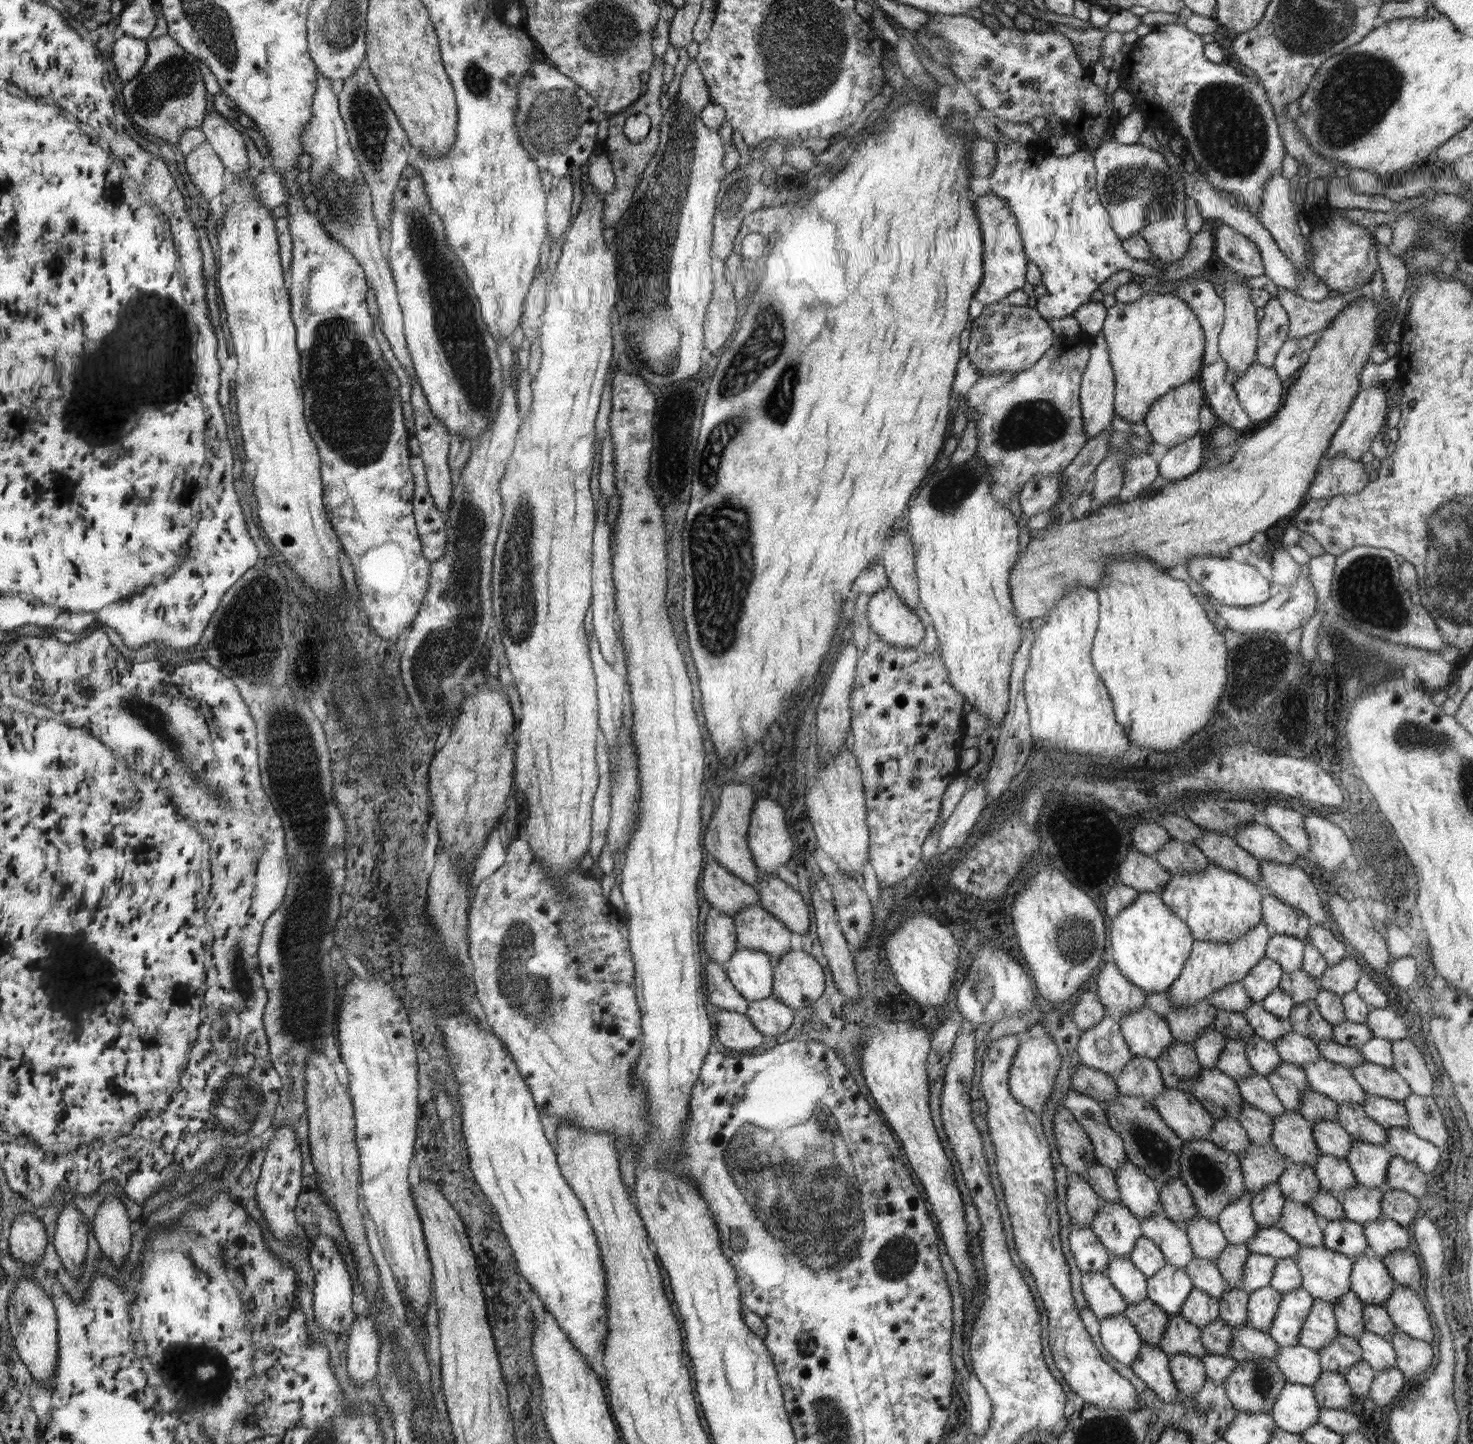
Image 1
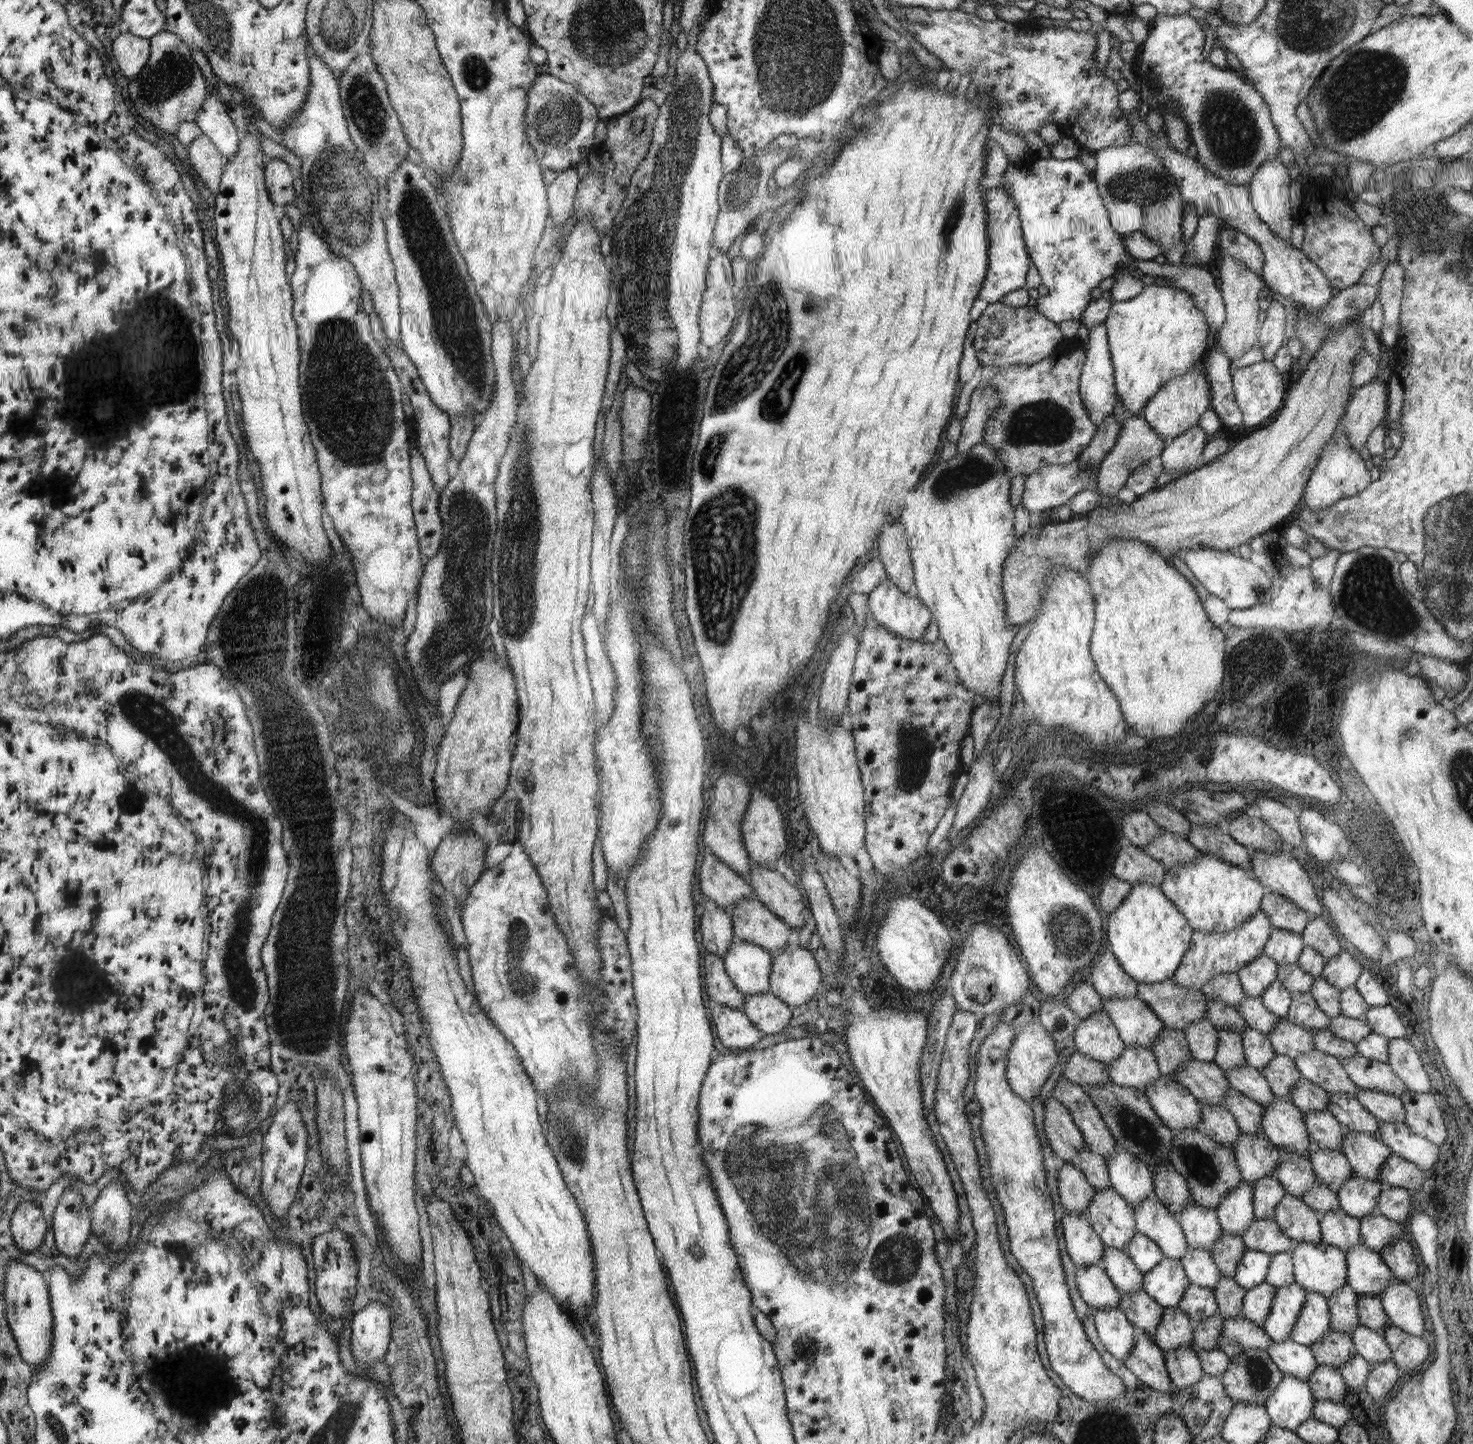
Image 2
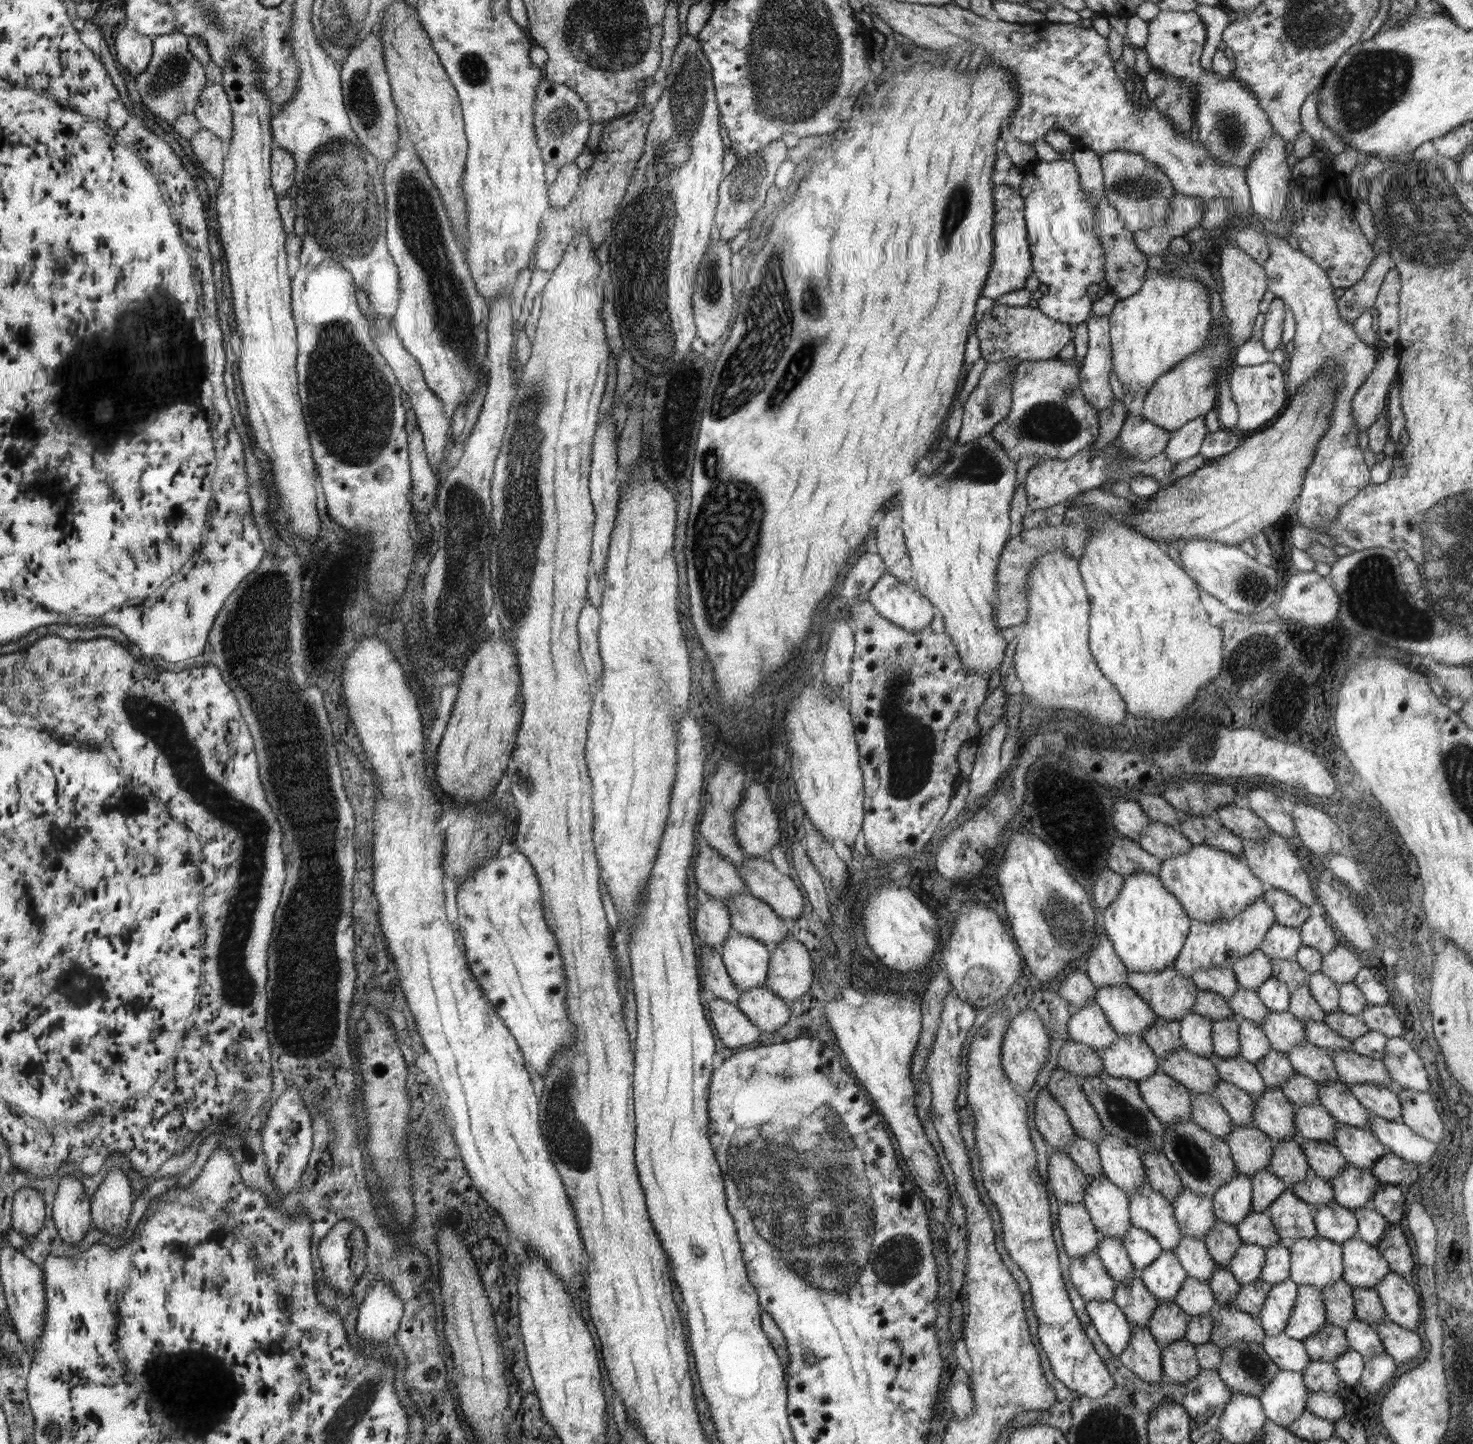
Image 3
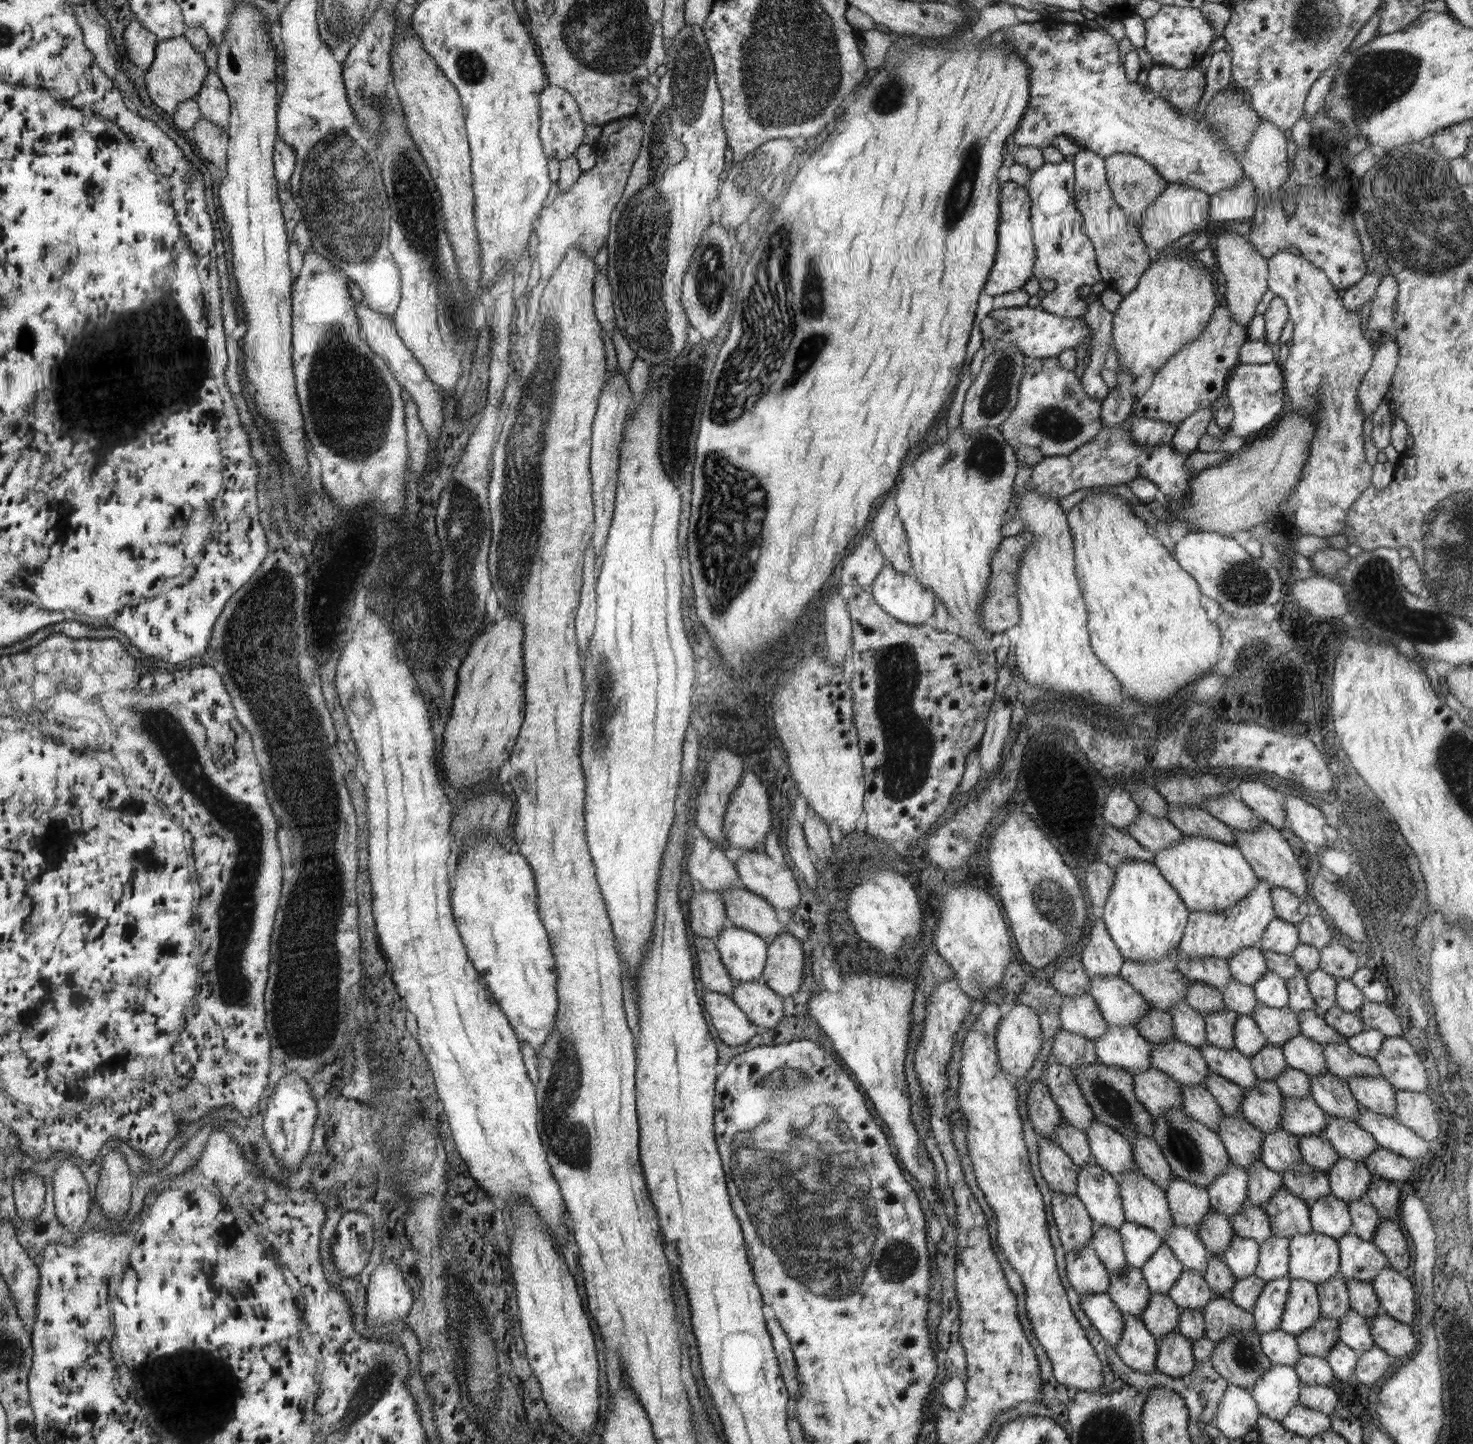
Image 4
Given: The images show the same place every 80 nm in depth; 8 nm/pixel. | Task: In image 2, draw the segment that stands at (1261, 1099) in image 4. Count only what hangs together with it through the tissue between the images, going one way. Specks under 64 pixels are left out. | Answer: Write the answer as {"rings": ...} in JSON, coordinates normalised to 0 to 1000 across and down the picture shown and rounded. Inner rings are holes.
{"rings":[[[868,760],[864,762],[862,766],[857,767],[857,783],[859,788],[870,795],[871,798],[879,798],[889,802],[889,795],[891,794],[891,789],[888,787],[886,774],[882,767],[876,762],[876,760]]]}

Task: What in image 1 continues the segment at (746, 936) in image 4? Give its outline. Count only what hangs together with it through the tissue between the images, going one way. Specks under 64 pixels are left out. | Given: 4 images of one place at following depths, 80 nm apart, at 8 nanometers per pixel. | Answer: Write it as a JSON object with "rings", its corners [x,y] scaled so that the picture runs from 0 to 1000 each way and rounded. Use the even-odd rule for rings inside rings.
{"rings":[[[502,656],[491,670],[508,694],[525,689],[525,666],[521,660]]]}

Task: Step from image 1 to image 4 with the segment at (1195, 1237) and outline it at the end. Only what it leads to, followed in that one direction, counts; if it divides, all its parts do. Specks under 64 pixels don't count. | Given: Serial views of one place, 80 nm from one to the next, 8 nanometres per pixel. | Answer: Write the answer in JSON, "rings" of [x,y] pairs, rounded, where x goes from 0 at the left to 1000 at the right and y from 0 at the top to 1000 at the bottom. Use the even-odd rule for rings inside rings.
{"rings":[[[798,814],[791,828],[796,846],[813,852],[815,845],[822,837],[821,825]]]}

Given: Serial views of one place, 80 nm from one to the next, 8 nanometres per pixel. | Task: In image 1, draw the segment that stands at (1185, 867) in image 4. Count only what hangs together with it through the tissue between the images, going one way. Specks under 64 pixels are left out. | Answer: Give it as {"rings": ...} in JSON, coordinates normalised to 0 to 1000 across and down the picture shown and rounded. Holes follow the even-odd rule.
{"rings":[[[821,596],[816,604],[802,604],[795,606],[788,619],[790,627],[804,638],[812,651],[833,654],[850,645],[857,637],[857,620],[854,613],[849,611],[839,604],[834,604]]]}

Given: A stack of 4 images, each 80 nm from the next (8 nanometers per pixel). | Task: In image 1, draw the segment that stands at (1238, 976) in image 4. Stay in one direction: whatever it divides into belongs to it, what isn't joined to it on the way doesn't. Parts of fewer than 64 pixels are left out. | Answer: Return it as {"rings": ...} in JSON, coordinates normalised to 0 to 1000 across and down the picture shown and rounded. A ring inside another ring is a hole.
{"rings":[[[859,663],[849,672],[849,674],[842,679],[842,681],[851,693],[857,693],[868,684],[870,675],[869,668]]]}

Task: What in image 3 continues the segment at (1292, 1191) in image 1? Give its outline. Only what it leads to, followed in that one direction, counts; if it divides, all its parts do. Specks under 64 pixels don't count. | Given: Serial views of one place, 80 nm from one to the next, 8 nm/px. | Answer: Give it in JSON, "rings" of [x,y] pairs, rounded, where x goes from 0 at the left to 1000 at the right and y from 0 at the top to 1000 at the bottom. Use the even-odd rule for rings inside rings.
{"rings":[[[878,788],[865,789],[864,800],[860,810],[869,816],[874,823],[877,823],[878,819],[885,818],[890,809],[885,799],[883,789]]]}

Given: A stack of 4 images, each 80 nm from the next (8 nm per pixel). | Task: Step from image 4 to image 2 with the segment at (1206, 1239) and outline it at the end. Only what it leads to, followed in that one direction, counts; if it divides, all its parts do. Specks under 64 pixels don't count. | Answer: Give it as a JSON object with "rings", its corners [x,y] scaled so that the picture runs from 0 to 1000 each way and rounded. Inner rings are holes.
{"rings":[[[830,853],[825,862],[821,864],[823,873],[829,884],[838,884],[843,869],[847,866],[842,857],[840,855]]]}

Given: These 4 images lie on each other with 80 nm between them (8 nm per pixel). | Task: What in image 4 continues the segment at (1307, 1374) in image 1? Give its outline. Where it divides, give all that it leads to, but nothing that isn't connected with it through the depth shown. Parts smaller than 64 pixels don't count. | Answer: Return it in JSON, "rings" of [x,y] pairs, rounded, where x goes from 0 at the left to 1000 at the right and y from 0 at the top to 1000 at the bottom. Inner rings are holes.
{"rings":[[[869,920],[855,923],[855,930],[864,945],[878,947],[883,942],[880,926]]]}

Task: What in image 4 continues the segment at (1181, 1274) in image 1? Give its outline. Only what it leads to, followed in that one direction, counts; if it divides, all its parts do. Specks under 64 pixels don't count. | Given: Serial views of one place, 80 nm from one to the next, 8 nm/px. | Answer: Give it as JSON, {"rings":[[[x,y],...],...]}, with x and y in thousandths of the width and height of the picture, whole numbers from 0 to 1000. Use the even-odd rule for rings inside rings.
{"rings":[[[790,860],[774,879],[780,894],[788,896],[795,895],[804,880],[796,865]]]}

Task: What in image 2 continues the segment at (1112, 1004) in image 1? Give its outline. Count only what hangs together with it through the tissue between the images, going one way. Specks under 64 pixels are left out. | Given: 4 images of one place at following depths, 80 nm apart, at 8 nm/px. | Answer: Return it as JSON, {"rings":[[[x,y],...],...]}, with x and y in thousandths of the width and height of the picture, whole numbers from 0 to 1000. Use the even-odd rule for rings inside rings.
{"rings":[[[754,657],[748,658],[738,674],[740,674],[740,680],[749,693],[772,690],[772,680],[763,673]]]}

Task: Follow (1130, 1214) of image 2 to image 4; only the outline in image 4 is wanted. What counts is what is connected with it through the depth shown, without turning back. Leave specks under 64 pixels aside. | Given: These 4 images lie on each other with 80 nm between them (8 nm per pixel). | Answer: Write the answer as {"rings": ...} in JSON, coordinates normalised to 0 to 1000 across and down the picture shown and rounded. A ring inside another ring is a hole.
{"rings":[[[743,803],[738,805],[736,807],[733,807],[730,828],[736,833],[743,847],[760,852],[765,846],[761,832],[760,823],[759,823],[757,816]]]}

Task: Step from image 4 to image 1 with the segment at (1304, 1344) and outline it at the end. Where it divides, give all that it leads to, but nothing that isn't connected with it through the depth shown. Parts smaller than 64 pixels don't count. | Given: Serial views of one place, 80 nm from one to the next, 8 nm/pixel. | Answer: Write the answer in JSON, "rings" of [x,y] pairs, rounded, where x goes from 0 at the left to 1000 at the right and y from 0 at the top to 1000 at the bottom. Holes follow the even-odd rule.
{"rings":[[[909,924],[902,932],[894,936],[898,950],[914,952],[925,942],[925,933],[921,927]]]}

